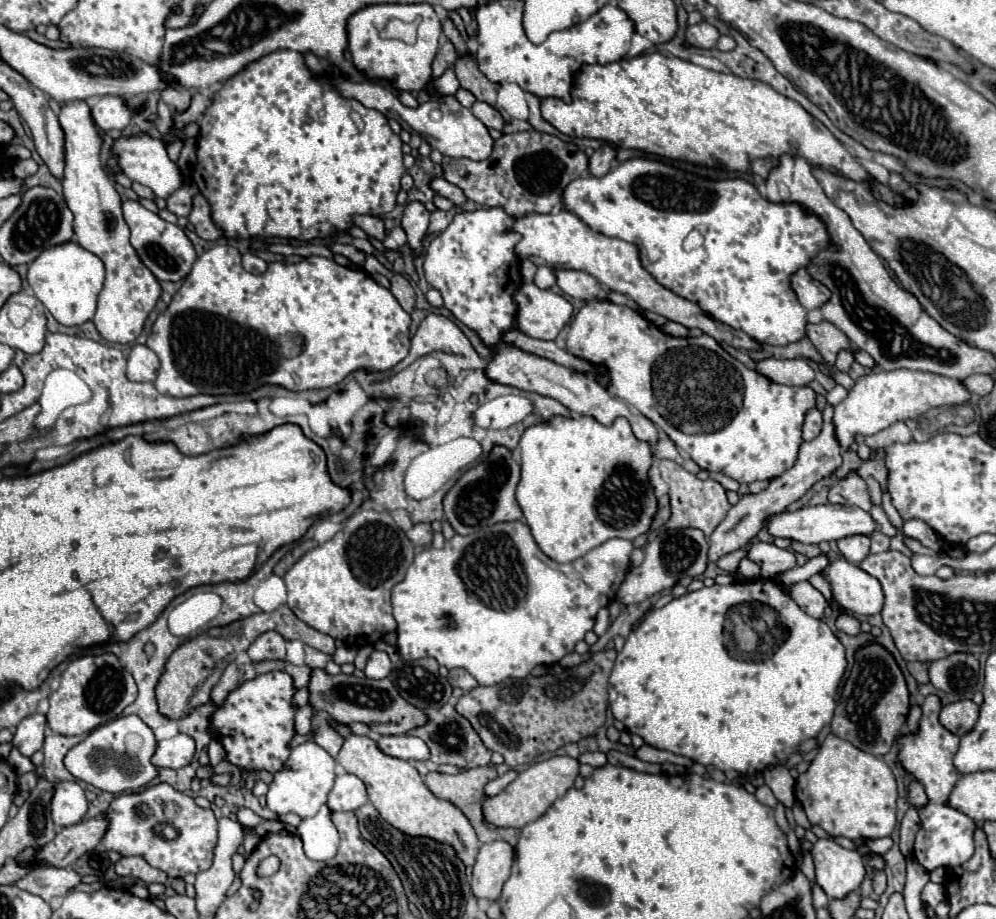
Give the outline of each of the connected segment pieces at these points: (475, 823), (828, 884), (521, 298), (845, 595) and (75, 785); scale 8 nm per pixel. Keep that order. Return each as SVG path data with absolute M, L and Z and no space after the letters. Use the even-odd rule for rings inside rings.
M493 764L489 766L481 766L481 768L471 768L471 770L465 770L461 774L455 774L455 776L449 776L449 774L439 774L439 772L429 772L425 776L425 784L427 788L437 796L437 798L443 798L443 800L449 800L451 804L455 804L469 820L471 820L471 826L475 828L477 832L477 838L481 842L493 842L493 840L503 840L503 842L509 842L511 846L515 846L517 842L517 836L519 836L519 830L513 828L513 830L499 830L499 828L491 828L483 822L483 814L481 814L481 798L483 798L483 790L485 790L485 784L495 780L497 778L497 770Z
M821 838L813 844L811 856L815 862L817 884L829 898L843 898L861 886L865 862L859 852L845 850L833 840Z
M523 284L513 294L513 302L517 306L517 330L541 340L555 340L573 312L573 306L563 296L551 290L541 290L535 284Z
M835 560L829 564L827 570L827 580L831 582L831 590L835 600L849 612L853 614L861 614L861 616L869 616L869 614L877 614L883 608L883 590L879 580L875 580L873 576L869 576L867 572L863 572L859 566L849 564L847 560Z
M57 782L53 786L53 798L51 798L51 816L57 826L71 826L83 820L87 812L85 804L85 792L79 786L79 782Z

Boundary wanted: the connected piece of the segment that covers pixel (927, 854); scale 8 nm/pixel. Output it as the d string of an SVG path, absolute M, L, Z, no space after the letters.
M927 804L921 812L921 828L917 832L915 838L915 858L919 860L919 864L925 870L935 870L939 866L943 868L955 868L963 862L967 862L973 856L973 830L975 830L975 822L965 816L963 812L957 812L949 806L943 804Z

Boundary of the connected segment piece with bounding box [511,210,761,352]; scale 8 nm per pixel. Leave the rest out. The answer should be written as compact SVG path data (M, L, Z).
M561 210L559 214L533 214L525 218L517 218L511 226L511 232L521 234L521 240L515 246L515 254L519 258L529 258L535 266L549 266L549 268L571 268L571 270L583 270L597 278L605 288L621 292L631 296L641 308L657 312L665 316L667 320L679 322L687 328L699 328L705 334L713 336L717 342L727 342L733 348L739 350L761 350L761 344L747 336L741 330L735 330L727 324L721 324L719 320L713 320L709 314L705 314L697 304L673 294L665 286L661 286L639 262L639 250L617 238L603 236L595 230L591 230L583 220L579 220L575 214Z

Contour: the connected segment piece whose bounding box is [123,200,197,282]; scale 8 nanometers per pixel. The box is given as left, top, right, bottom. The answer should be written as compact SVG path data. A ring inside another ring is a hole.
M135 200L123 202L123 218L131 230L131 246L135 248L141 262L157 276L157 280L177 282L189 274L197 256L195 256L191 240L185 236L185 232L177 224L169 224L161 220L155 212L149 212Z

